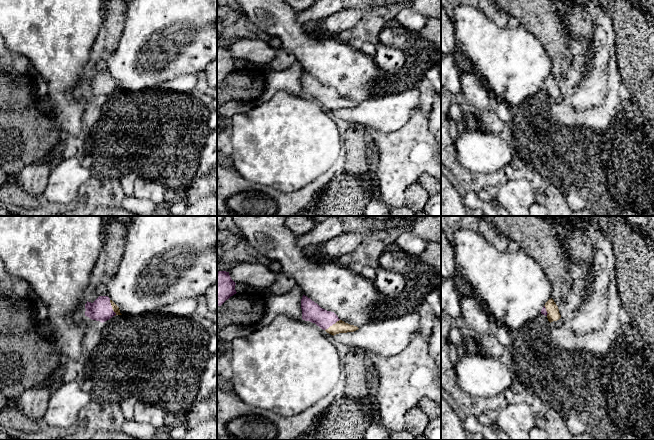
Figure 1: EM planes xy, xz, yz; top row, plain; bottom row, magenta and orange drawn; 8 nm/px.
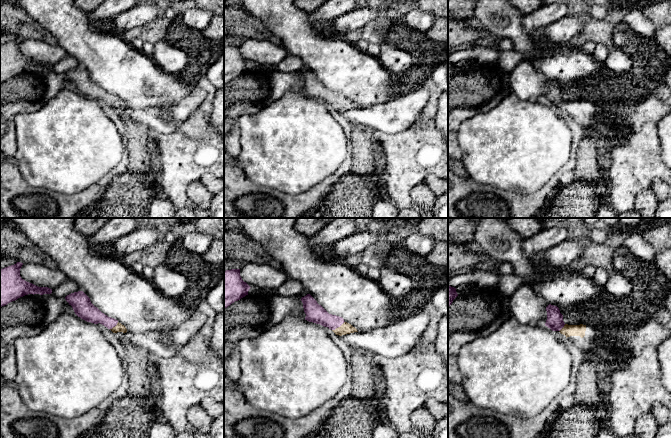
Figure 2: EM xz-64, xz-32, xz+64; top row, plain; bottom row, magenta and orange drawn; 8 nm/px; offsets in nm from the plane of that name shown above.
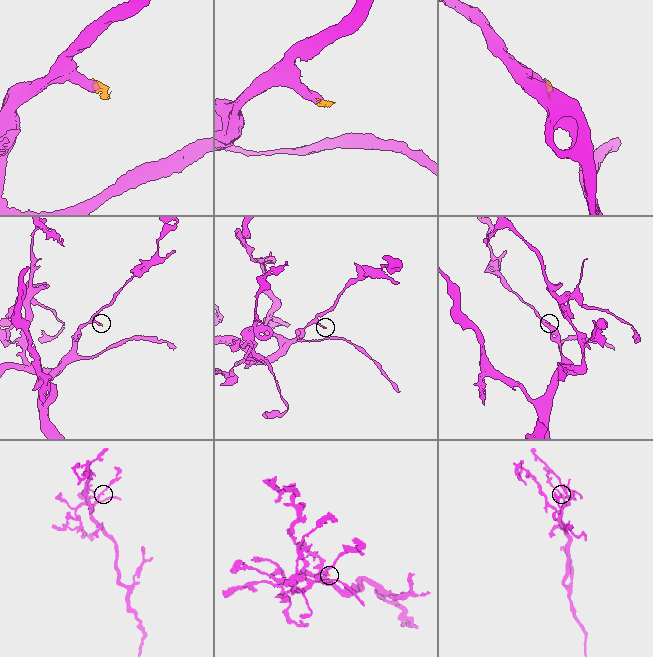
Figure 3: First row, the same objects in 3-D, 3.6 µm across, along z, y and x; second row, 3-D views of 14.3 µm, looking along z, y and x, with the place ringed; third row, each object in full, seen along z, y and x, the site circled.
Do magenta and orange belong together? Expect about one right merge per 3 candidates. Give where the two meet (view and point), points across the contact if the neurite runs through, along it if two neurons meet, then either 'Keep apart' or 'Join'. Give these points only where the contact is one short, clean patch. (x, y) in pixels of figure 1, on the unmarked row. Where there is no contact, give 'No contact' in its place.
Touches magenta at xy (111, 84). Path across: xy (101, 86), (103, 84), (111, 84), (115, 84). Join

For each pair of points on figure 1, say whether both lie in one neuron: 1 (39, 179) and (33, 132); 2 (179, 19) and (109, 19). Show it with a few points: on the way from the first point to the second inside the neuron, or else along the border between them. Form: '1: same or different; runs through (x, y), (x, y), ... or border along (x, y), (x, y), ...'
1: different; border along (45, 158), (26, 165), (17, 176)
2: different; border along (127, 10), (125, 25), (119, 42)

